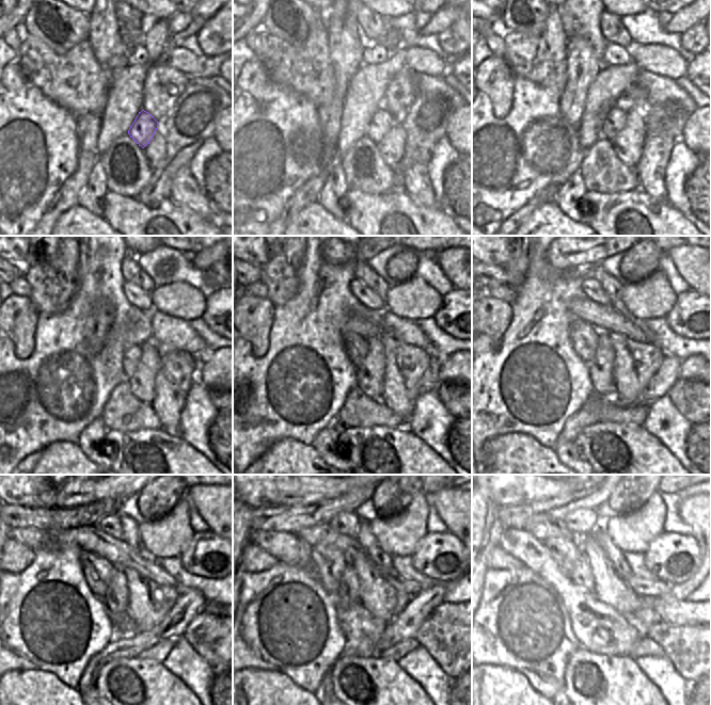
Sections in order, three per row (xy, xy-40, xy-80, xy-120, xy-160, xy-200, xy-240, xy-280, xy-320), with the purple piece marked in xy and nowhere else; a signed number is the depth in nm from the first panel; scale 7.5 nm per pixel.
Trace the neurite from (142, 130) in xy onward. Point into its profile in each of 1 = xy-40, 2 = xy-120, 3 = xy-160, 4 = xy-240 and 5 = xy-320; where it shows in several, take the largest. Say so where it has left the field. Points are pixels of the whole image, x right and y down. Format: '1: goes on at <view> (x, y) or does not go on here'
1: goes on at xy-40 (381, 122)
2: goes on at xy-120 (131, 358)
3: goes on at xy-160 (356, 347)
4: goes on at xy-240 (97, 571)
5: goes on at xy-320 (564, 549)

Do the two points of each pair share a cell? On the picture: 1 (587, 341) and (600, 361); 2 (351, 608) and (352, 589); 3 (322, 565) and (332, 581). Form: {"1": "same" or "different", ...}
{"1": "different", "2": "different", "3": "same"}

